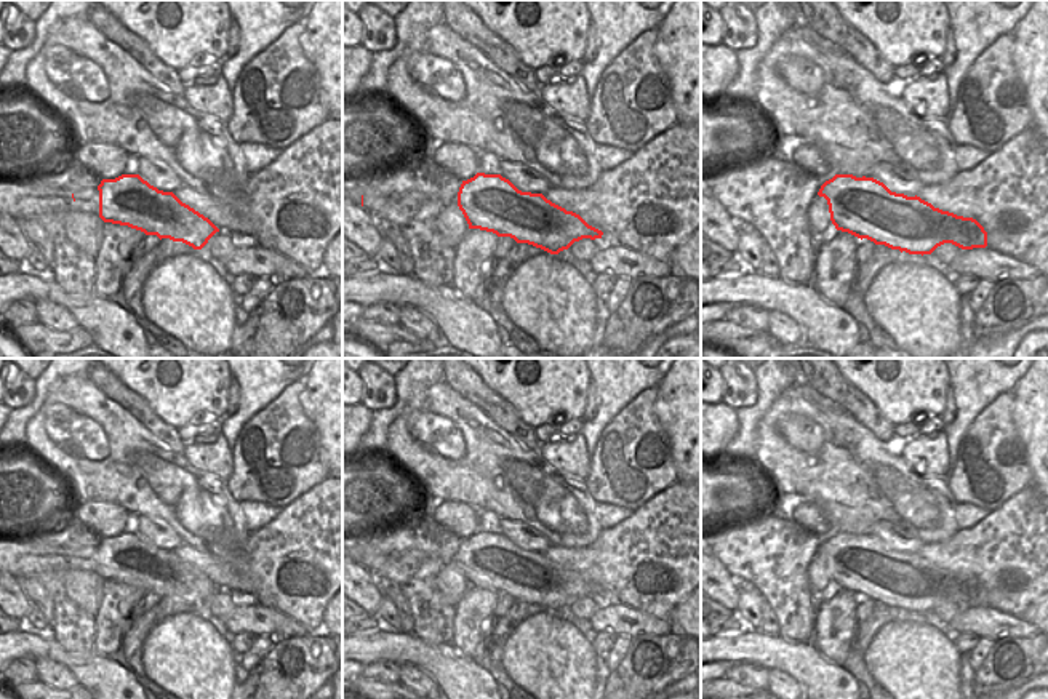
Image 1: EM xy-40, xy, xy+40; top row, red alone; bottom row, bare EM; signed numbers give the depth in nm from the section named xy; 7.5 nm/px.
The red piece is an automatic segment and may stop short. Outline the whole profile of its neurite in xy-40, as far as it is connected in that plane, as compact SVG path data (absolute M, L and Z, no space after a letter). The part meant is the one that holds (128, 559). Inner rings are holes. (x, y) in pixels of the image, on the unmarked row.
M139 533L102 537L99 576L104 581L128 584L146 593L182 600L202 608L219 587L203 573L182 561L173 550L150 544Z

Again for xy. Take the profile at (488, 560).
M477 531L462 539L458 565L469 587L510 595L550 613L558 613L582 597L603 593L579 573L552 561L542 552L518 549L501 533Z

